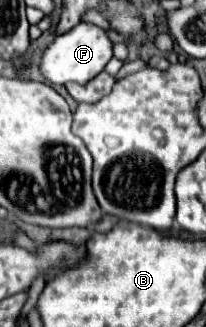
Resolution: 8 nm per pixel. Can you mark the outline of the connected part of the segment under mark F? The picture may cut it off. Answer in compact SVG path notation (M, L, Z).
M81 22L69 34L57 36L51 44L47 44L41 56L41 72L51 84L67 84L67 82L85 84L91 78L95 78L111 58L113 58L113 42L109 40L107 32L95 24Z

